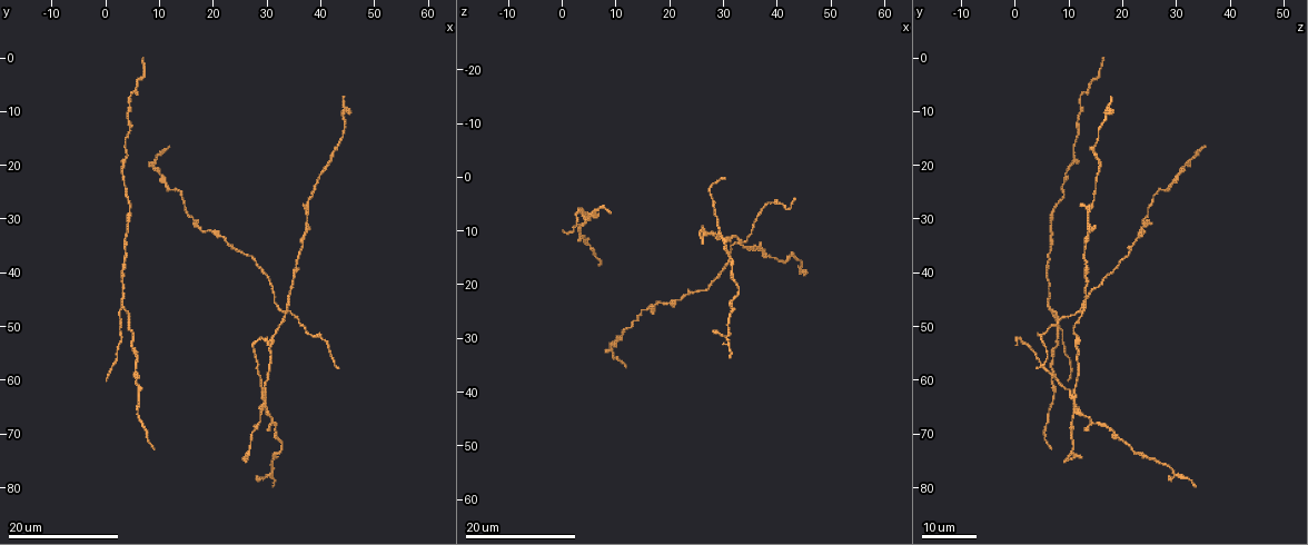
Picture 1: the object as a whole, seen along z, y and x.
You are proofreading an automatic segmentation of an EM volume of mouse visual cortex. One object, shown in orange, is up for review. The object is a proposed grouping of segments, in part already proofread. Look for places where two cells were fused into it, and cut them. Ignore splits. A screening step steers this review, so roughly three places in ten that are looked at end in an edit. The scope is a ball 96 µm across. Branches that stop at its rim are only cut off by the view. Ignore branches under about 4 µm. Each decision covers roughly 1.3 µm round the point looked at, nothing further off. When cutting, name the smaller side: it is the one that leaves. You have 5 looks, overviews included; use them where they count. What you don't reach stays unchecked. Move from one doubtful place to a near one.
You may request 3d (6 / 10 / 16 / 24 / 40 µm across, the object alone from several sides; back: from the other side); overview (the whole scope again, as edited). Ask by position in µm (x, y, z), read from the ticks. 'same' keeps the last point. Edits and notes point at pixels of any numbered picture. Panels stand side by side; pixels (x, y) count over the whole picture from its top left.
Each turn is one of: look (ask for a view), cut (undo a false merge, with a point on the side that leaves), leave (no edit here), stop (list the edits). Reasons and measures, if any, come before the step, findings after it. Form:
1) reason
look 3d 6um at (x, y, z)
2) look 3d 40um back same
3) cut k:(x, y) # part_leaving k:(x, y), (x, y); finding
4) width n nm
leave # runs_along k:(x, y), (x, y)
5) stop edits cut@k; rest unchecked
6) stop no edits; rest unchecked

branch point
look 3d 16um at (29.5, 65.0, 11.5)

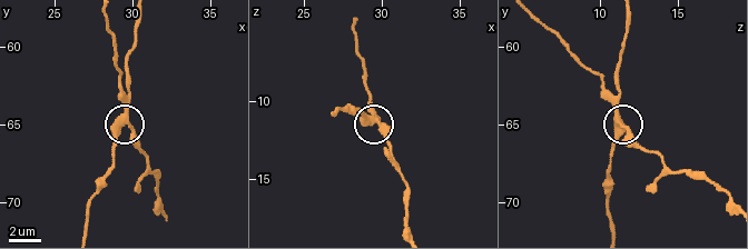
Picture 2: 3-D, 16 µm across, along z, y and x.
zoom in
look 3d 10um at (29.6, 64.8, 11.4)

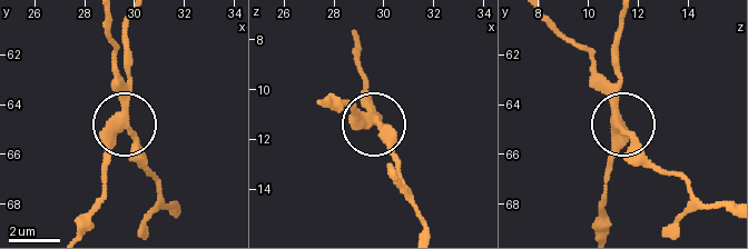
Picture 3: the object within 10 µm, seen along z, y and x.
width 320 nm
cut 3:(135, 135) # a second cell is stuck on

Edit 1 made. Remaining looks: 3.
look overview

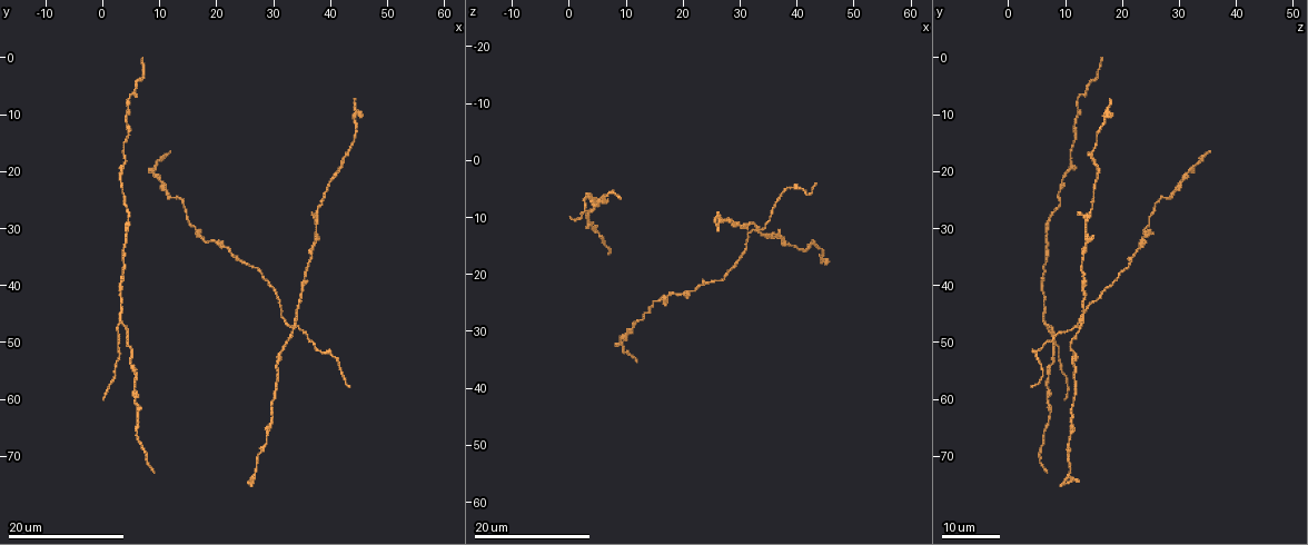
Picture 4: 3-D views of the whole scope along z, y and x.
looks like a crossing
look 3d 16um at (33.0, 47.0, 12.5)

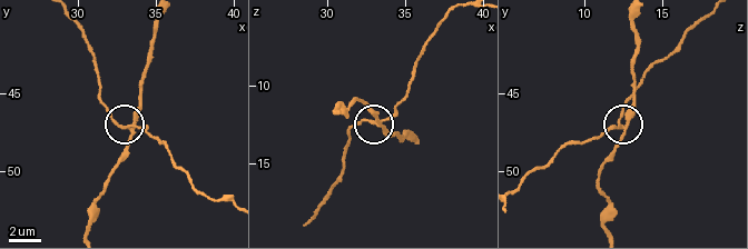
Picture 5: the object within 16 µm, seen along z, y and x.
zoom in
look 3d 6um at (33.0, 47.0, 12.6)

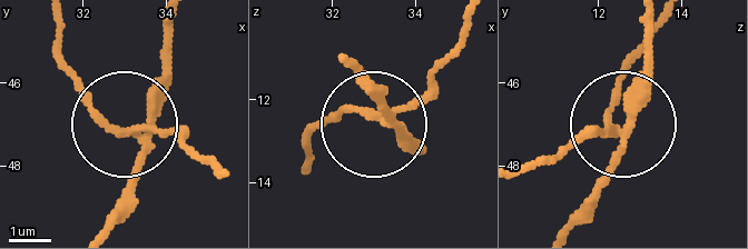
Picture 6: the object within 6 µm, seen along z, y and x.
width 200 nm
cut 6:(186, 131) # two cells meet here

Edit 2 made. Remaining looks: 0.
stop edits cut@3, cut@6; rest unchecked

